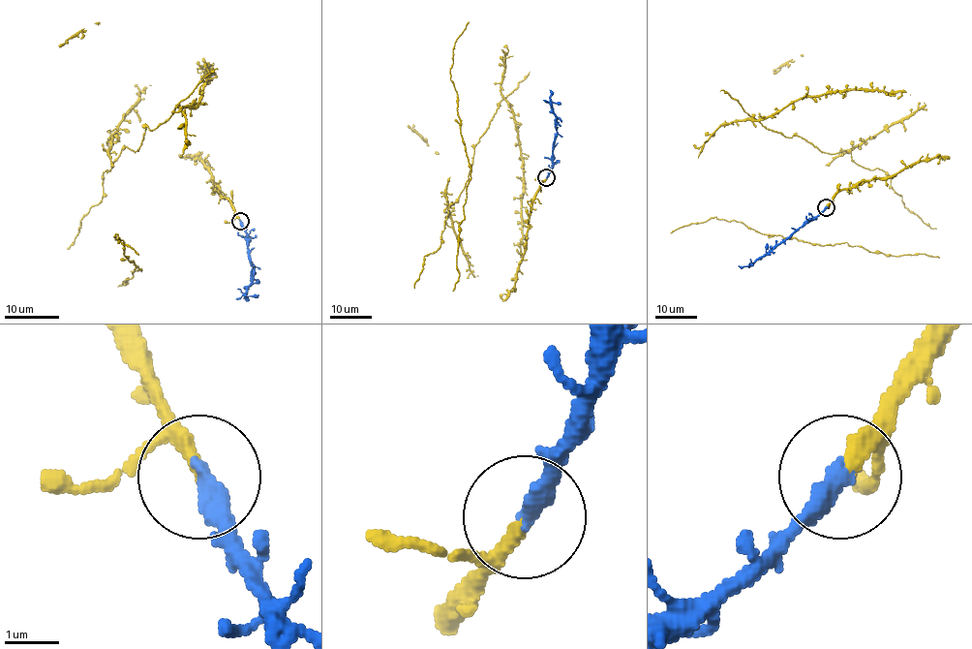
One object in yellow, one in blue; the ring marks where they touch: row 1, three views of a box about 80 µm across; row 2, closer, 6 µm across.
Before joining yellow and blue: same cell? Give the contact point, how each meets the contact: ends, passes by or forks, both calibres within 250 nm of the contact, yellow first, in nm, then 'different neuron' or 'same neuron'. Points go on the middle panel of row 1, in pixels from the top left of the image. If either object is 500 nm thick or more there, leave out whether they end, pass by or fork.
place (546, 177); yellow ends; blue ends; calibres 280 and 380 nm; same neuron

